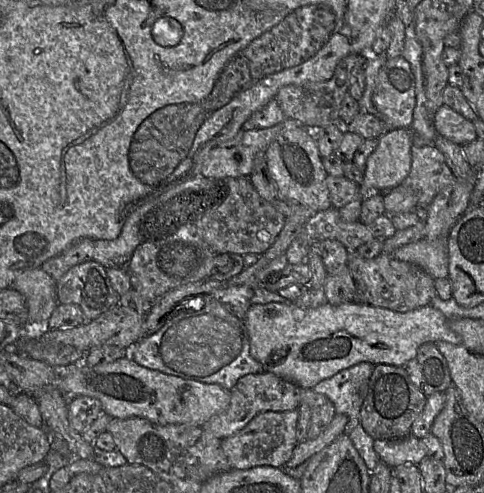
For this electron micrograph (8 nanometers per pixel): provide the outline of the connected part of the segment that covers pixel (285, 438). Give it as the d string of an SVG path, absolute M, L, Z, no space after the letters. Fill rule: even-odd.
M298 410L264 412L255 416L237 433L221 440L221 447L231 469L247 470L258 466L283 468L297 446Z

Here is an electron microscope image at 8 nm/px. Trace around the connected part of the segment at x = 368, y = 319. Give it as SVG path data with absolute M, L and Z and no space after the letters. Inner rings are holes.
M292 302L251 304L243 318L252 357L262 365L264 371L290 380L302 389L312 389L320 381L361 362L404 367L416 356L418 348L428 342L460 344L461 337L449 328L448 320L431 304L401 313L362 302L348 302L338 306L325 302L316 308L307 309L301 309Z

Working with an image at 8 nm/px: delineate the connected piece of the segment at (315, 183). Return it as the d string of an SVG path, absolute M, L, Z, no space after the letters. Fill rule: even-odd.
M300 125L279 135L266 150L267 168L279 192L315 212L332 207L326 185L328 176L313 131Z

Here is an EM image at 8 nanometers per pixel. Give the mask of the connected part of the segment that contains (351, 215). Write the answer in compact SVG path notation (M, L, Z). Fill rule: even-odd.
M409 129L388 130L378 139L378 145L368 157L363 183L359 186L360 196L346 206L338 209L340 216L347 222L359 220L364 199L373 194L386 193L400 185L408 176L411 169L411 149L413 133Z

